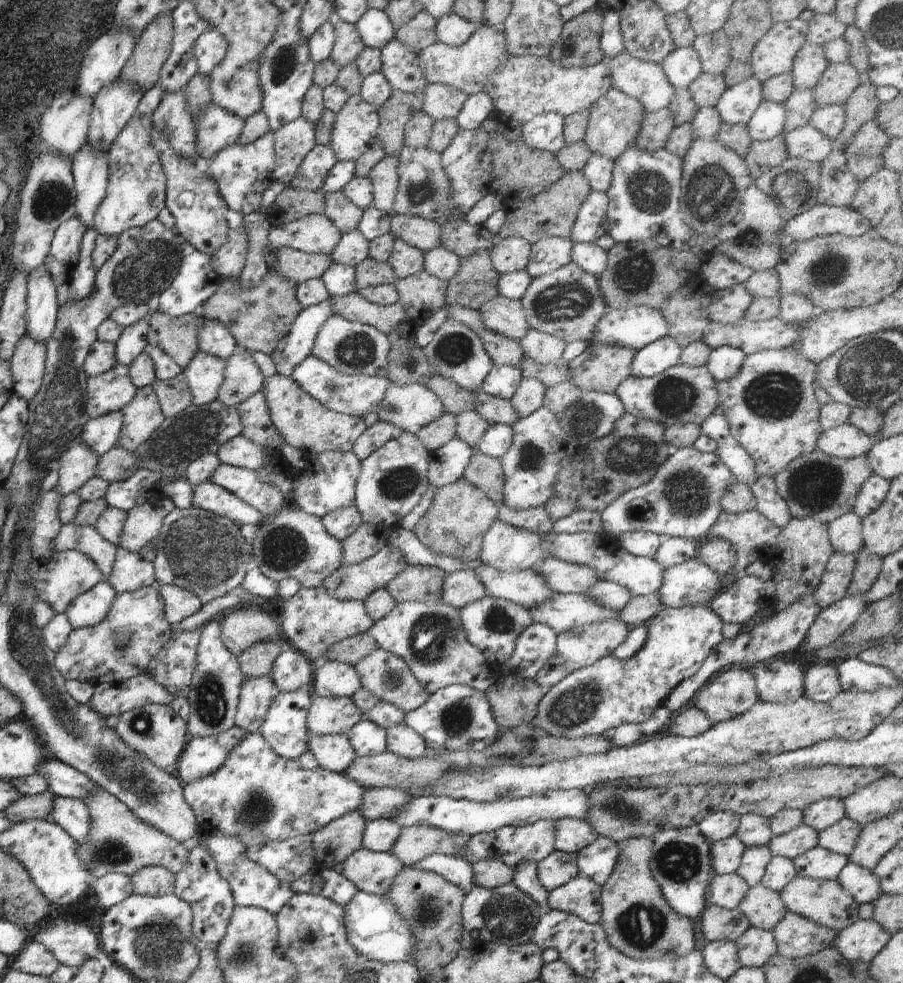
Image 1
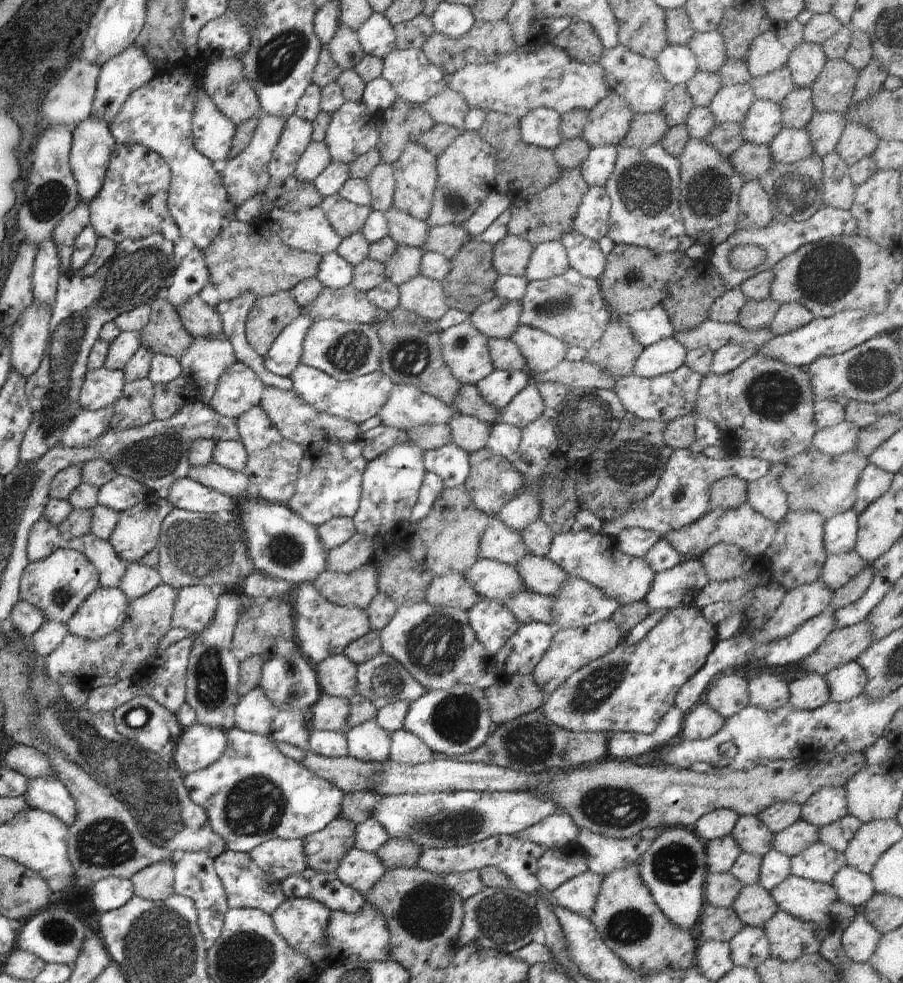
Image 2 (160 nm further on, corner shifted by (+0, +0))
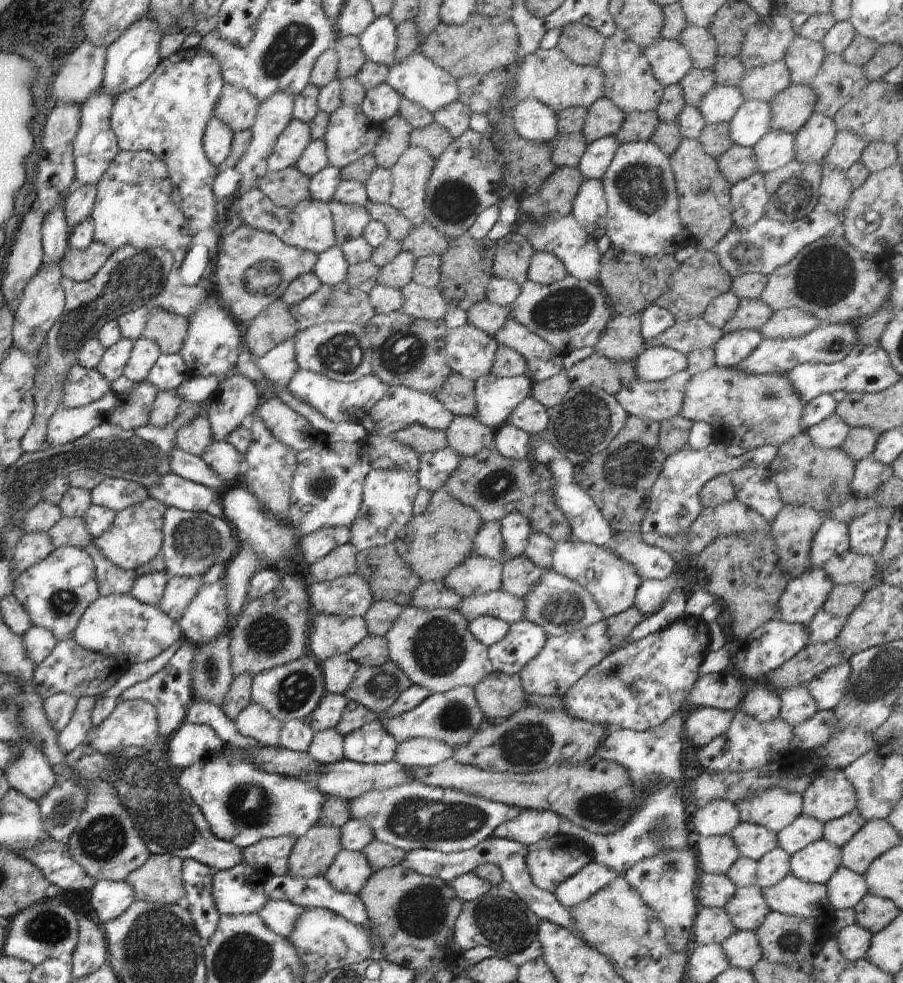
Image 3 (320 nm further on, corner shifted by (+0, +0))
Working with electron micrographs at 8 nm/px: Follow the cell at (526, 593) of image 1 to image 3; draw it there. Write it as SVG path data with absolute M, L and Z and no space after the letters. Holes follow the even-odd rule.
M472 554L456 565L442 582L461 598L483 595L500 590L503 563L494 559Z

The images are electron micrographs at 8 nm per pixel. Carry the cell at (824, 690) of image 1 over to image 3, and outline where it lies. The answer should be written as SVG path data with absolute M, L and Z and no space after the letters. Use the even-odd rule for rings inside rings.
M798 685L782 691L779 695L779 716L793 726L806 722L817 711L813 696L806 685Z

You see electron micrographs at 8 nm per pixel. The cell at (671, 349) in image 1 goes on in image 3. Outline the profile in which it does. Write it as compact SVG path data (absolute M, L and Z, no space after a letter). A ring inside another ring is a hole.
M663 346L642 351L636 357L638 378L652 382L663 381L687 369L687 355Z

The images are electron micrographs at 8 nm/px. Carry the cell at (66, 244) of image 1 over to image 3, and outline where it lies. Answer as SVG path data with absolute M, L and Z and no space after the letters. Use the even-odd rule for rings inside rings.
M78 184L65 200L65 217L70 230L90 218L95 205L97 185Z

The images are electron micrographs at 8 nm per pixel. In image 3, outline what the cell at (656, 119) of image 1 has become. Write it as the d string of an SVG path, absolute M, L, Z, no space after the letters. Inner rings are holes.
M632 111L624 117L620 130L614 138L619 145L638 141L650 141L652 133L660 124L656 111Z

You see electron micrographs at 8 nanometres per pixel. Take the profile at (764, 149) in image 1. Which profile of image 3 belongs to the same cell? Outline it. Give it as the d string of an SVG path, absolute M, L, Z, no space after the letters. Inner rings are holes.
M732 145L716 158L722 176L728 184L736 184L757 172L752 148Z

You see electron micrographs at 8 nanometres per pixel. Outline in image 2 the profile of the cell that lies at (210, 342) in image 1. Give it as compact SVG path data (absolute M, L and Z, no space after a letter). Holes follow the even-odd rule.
M192 295L174 307L184 328L196 337L224 336L222 319L215 307L209 306L200 295Z

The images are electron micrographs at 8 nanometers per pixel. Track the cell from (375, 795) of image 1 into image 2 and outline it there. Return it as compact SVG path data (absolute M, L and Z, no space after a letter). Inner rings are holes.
M372 790L346 793L340 801L338 817L349 820L355 825L360 824L371 816L371 810L381 797Z

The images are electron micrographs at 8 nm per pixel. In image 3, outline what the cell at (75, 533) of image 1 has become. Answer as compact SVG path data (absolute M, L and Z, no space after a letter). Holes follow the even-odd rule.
M94 542L90 543L84 550L88 553L88 556L92 557L100 595L130 594L138 577L136 571L127 571L112 564L104 556L104 553L96 548Z

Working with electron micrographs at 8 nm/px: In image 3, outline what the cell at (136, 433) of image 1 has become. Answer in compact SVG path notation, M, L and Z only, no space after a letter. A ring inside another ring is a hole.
M144 380L130 392L118 394L116 408L109 414L106 422L118 425L125 431L148 425L152 403L159 391Z

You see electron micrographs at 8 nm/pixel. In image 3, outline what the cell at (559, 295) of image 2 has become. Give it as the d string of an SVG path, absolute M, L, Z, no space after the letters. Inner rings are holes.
M566 275L551 285L530 280L523 282L520 294L509 309L510 319L523 324L532 334L565 352L596 346L613 315L606 294L597 282L581 281L572 275Z

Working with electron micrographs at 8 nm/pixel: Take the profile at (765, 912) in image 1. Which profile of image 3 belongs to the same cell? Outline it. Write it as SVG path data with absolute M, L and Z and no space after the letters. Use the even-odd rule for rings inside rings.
M756 884L751 887L736 887L732 898L723 906L732 924L738 931L755 932L771 911Z

